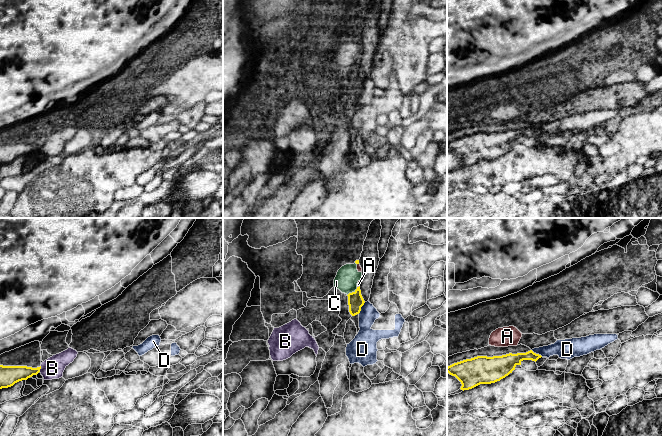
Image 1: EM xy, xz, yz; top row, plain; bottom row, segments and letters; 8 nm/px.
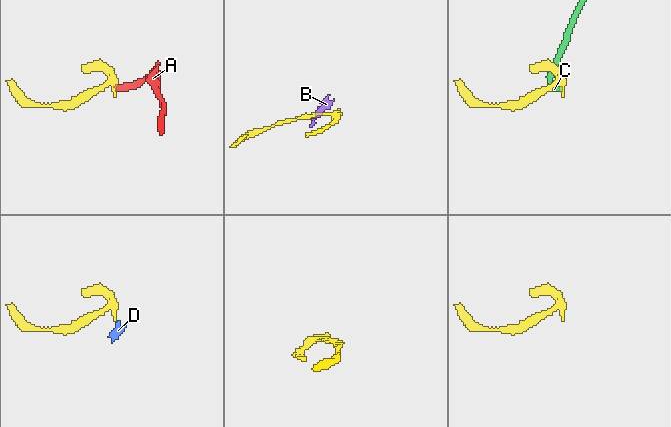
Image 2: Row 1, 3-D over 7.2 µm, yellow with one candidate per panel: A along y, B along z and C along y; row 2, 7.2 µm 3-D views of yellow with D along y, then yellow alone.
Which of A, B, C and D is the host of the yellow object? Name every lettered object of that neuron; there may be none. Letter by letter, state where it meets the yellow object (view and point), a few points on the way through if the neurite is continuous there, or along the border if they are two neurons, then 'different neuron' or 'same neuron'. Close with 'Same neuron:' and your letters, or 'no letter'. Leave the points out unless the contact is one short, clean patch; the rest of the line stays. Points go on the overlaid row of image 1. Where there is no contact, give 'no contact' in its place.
A: xz (359, 286) | along xz (359, 285), (357, 287) | different neuron
B: xy (40, 368) | along xy (41, 366), (39, 371) | different neuron
C: xz (352, 292) | different neuron
D: xz (360, 308) | along xz (365, 302), (358, 313) | different neuron
Same neuron: no letter

